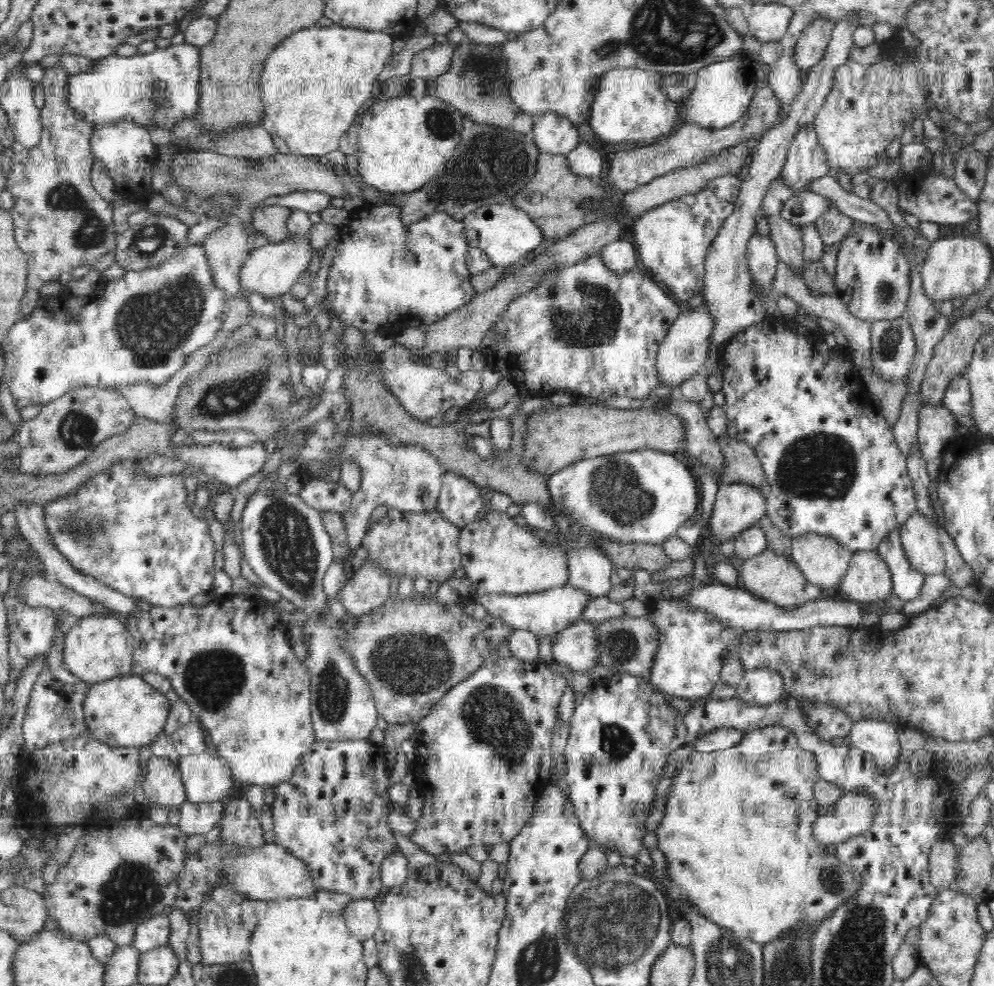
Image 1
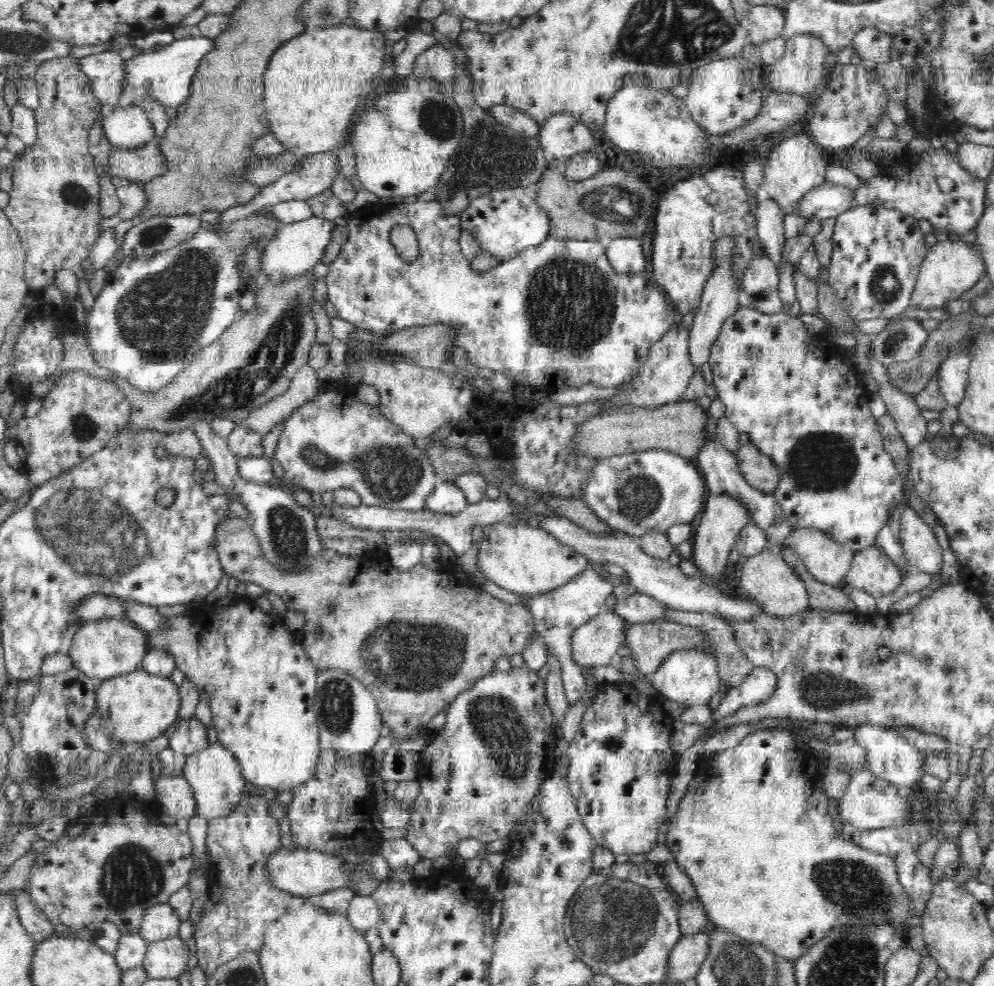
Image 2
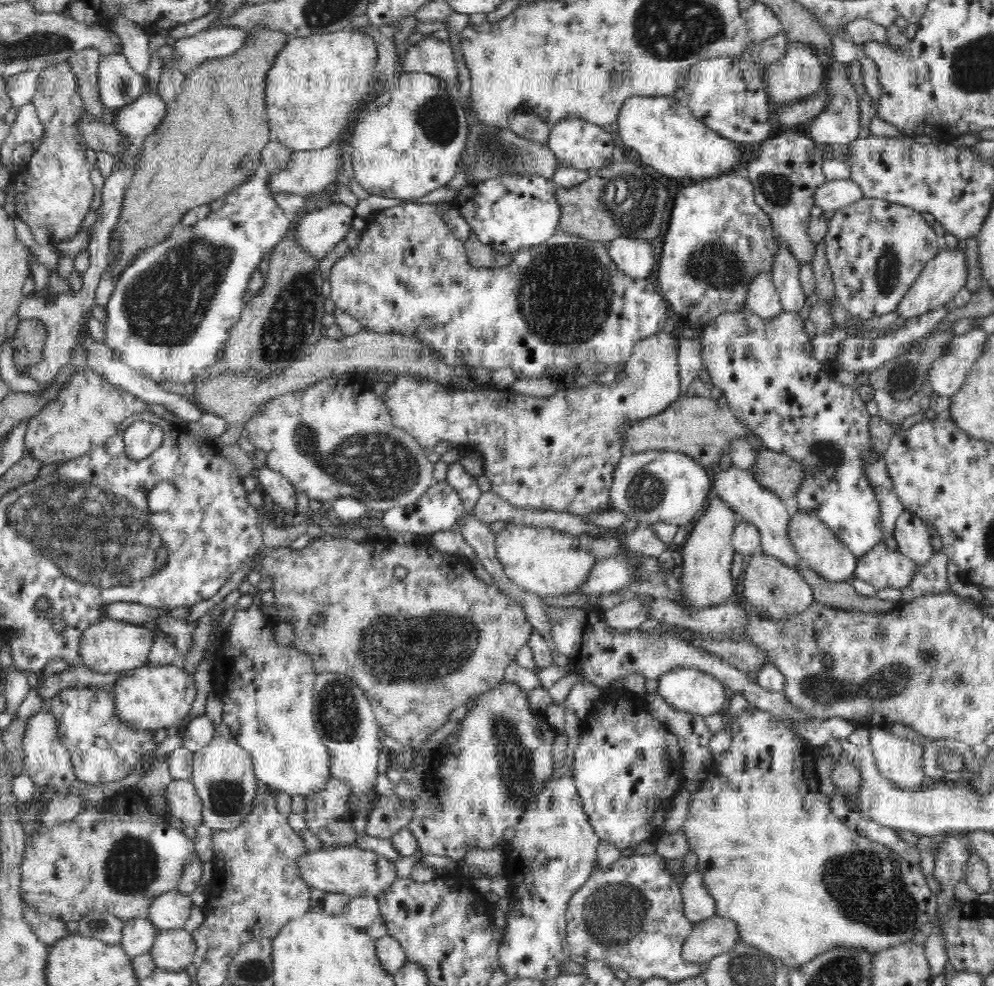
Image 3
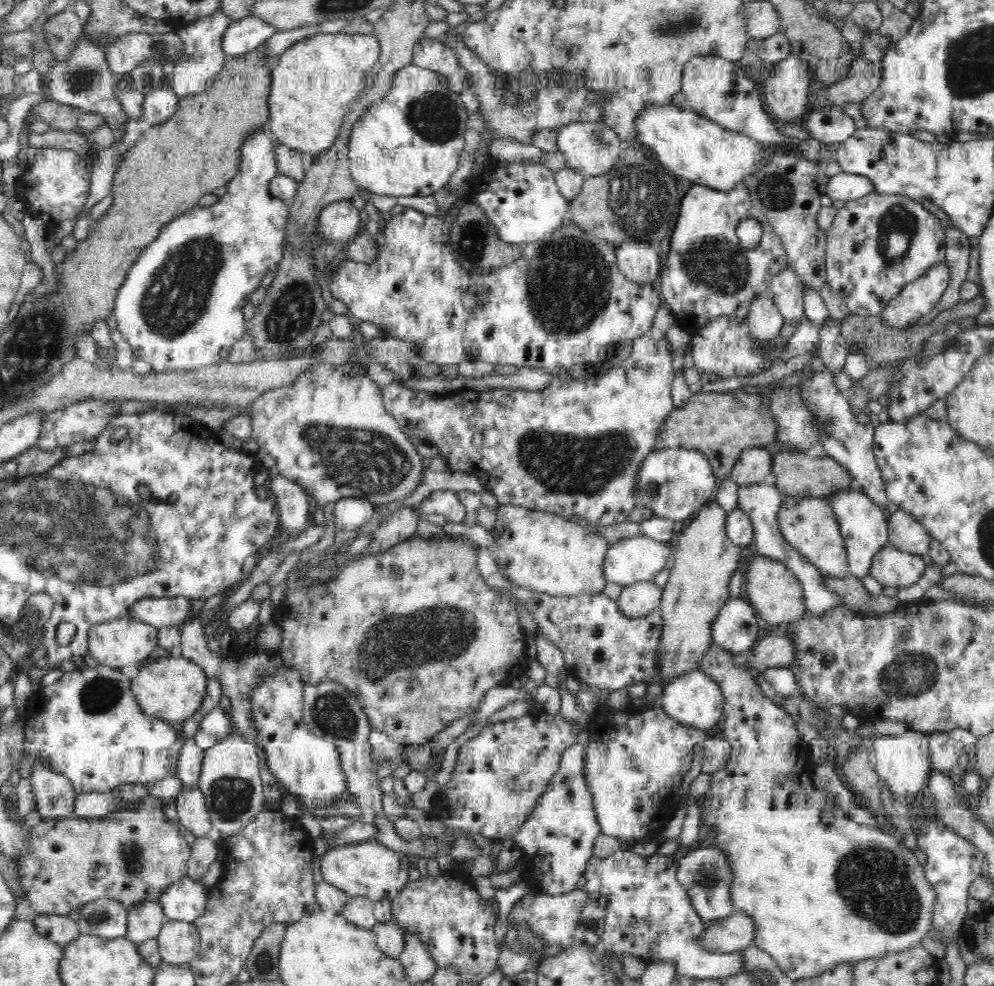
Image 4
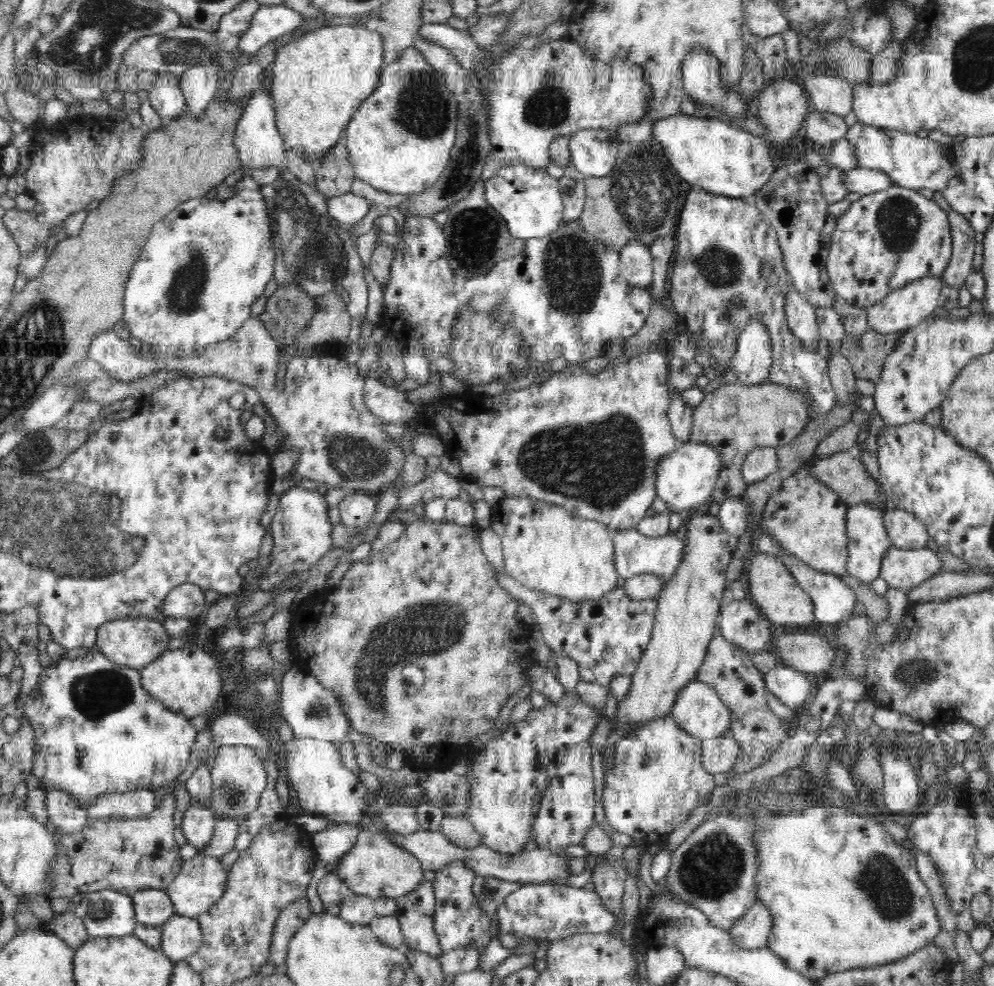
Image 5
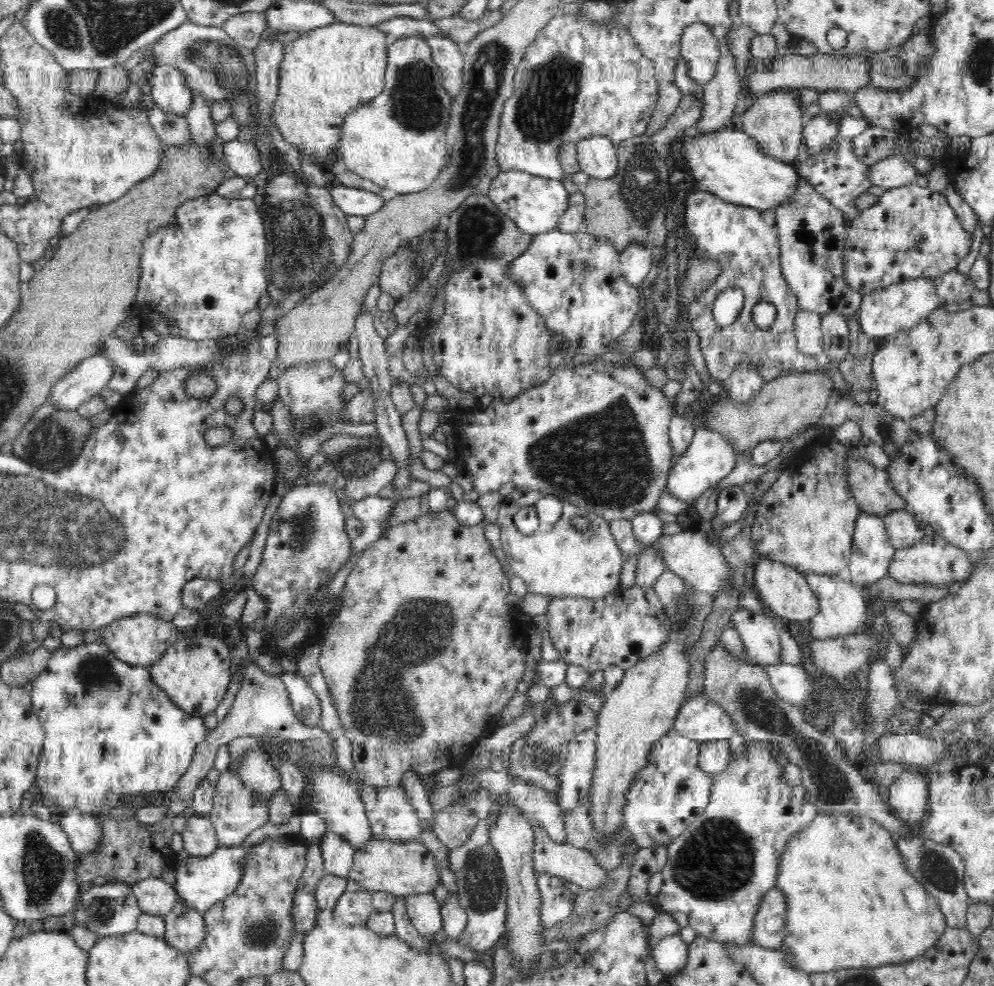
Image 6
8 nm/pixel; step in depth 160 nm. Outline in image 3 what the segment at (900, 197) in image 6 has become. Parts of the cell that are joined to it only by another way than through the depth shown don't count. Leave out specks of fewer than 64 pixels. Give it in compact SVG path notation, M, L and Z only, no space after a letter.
M864 197L834 211L822 242L832 271L836 300L860 321L894 313L923 266L943 249L942 241L920 212Z

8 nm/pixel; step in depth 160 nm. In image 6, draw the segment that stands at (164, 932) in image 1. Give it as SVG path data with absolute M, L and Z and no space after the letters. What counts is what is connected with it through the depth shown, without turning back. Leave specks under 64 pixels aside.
M218 847L210 856L189 856L177 862L174 890L186 907L206 912L230 896L240 884L245 856L252 847Z

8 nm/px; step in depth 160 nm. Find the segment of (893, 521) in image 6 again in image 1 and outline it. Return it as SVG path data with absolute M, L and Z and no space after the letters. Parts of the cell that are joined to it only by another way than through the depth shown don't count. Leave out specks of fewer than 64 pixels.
M921 512L909 516L899 528L899 533L912 569L925 576L944 573L945 552L938 531Z

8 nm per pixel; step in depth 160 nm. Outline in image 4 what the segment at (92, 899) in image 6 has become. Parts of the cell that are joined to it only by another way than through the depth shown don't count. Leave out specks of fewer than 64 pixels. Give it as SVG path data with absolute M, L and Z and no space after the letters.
M111 899L92 900L81 909L77 920L82 935L104 938L124 937L127 933L128 910Z

